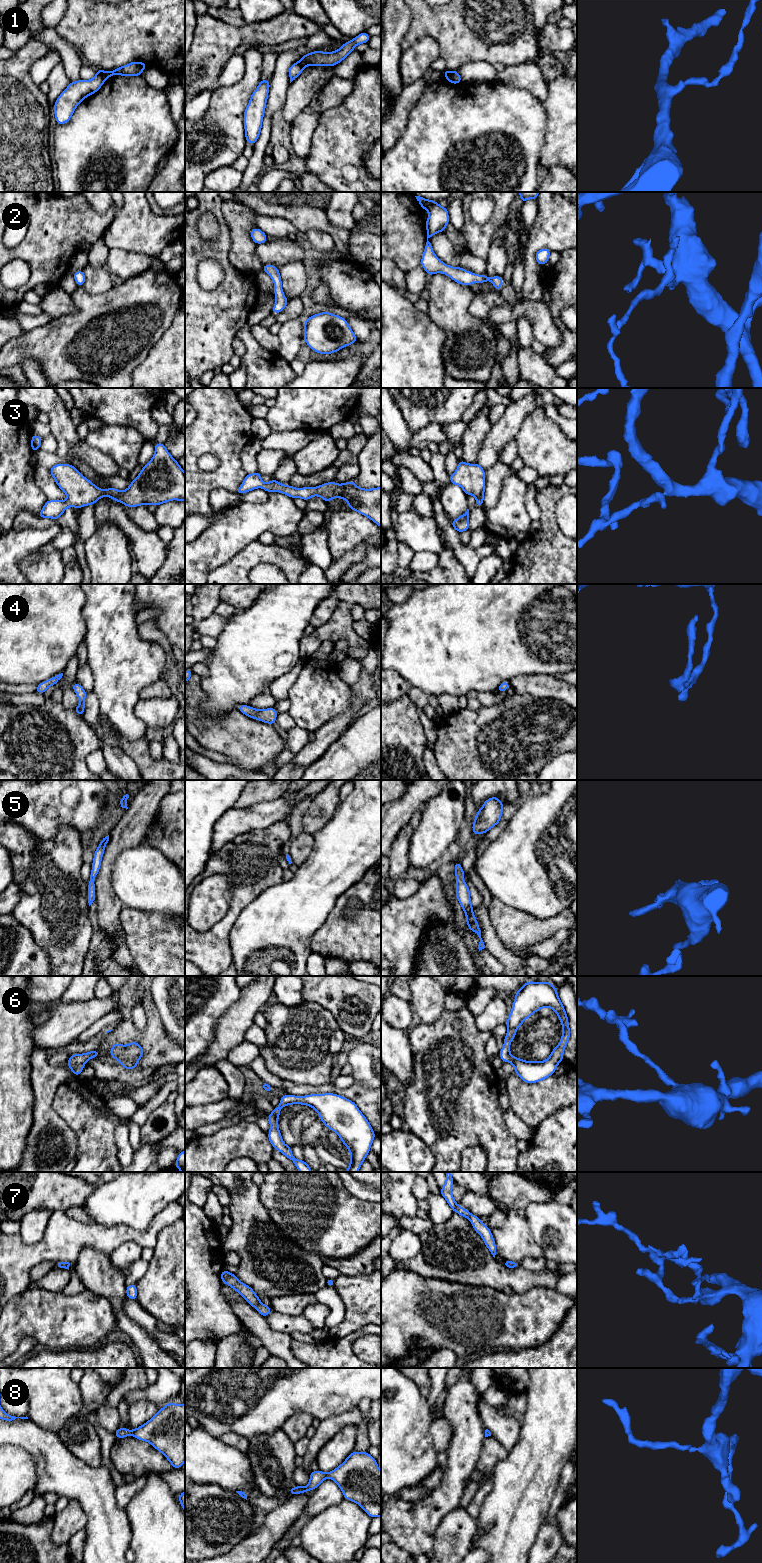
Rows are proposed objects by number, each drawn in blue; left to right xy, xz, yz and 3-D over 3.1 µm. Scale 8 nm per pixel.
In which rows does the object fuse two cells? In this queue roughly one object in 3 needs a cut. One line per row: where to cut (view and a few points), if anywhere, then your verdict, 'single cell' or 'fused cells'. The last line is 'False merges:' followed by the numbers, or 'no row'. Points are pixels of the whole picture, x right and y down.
1: xy (103, 71), (106, 78) | fused cells
2: no cut | single cell
3: no cut | single cell
4: no cut | single cell
5: no cut | single cell
6: no cut | single cell
7: no cut | single cell
8: no cut | single cell
False merges: 1

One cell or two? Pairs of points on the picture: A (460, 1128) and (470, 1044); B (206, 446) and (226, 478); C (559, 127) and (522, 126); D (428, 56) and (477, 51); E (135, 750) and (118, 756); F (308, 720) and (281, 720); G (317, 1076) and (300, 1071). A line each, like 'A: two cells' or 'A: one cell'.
A: one cell
B: one cell
C: two cells
D: two cells
E: two cells
F: two cells
G: one cell

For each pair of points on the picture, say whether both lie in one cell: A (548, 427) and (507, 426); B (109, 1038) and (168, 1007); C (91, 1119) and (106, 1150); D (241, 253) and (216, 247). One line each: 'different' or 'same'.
A: different
B: different
C: same
D: different

